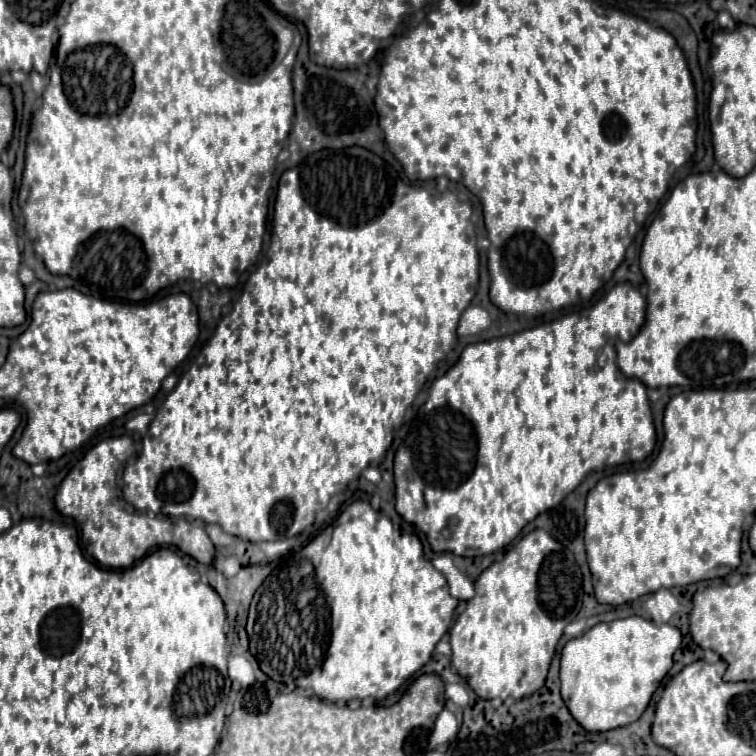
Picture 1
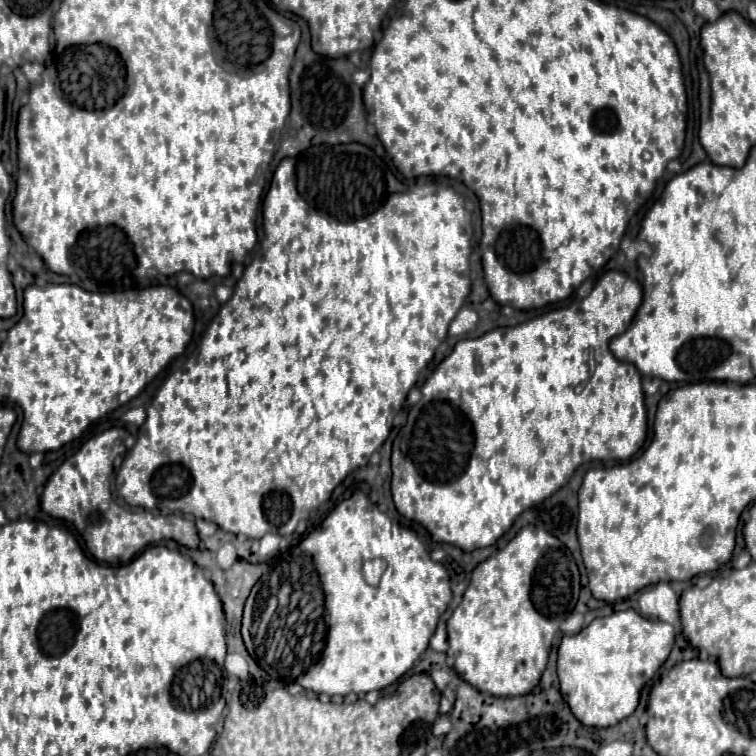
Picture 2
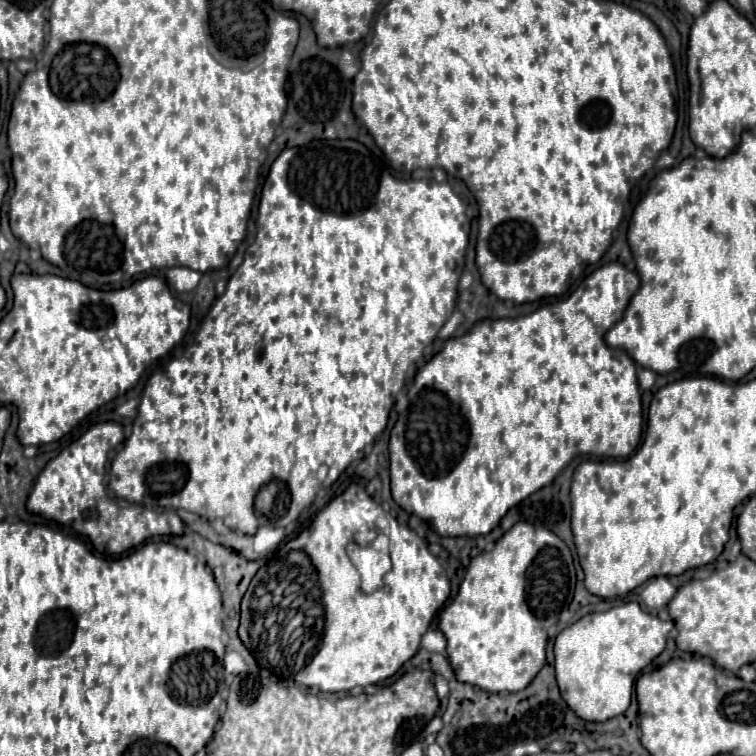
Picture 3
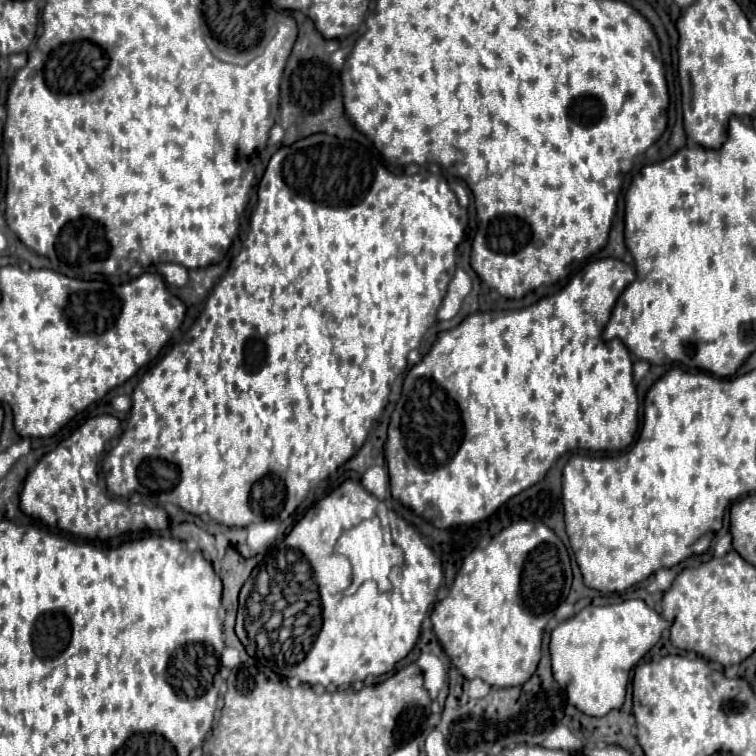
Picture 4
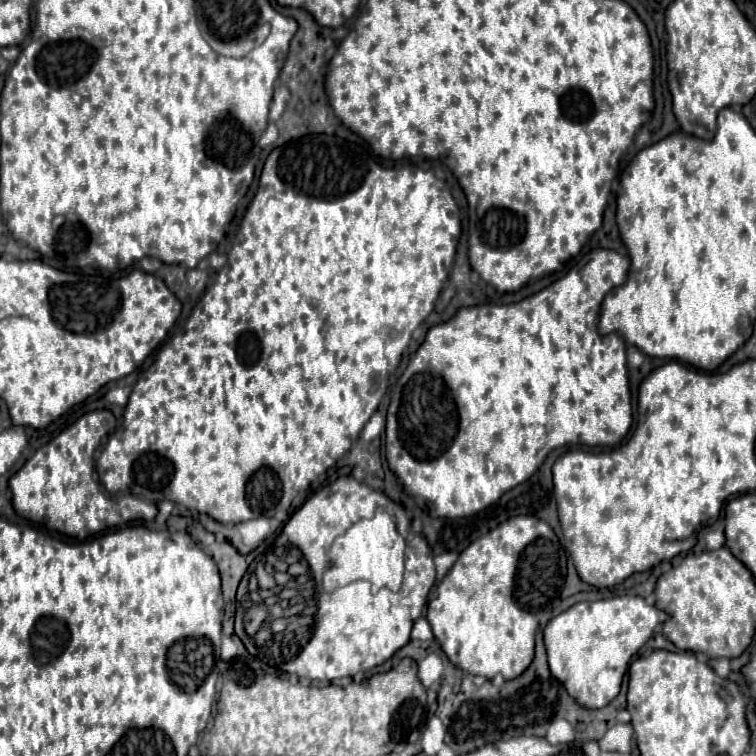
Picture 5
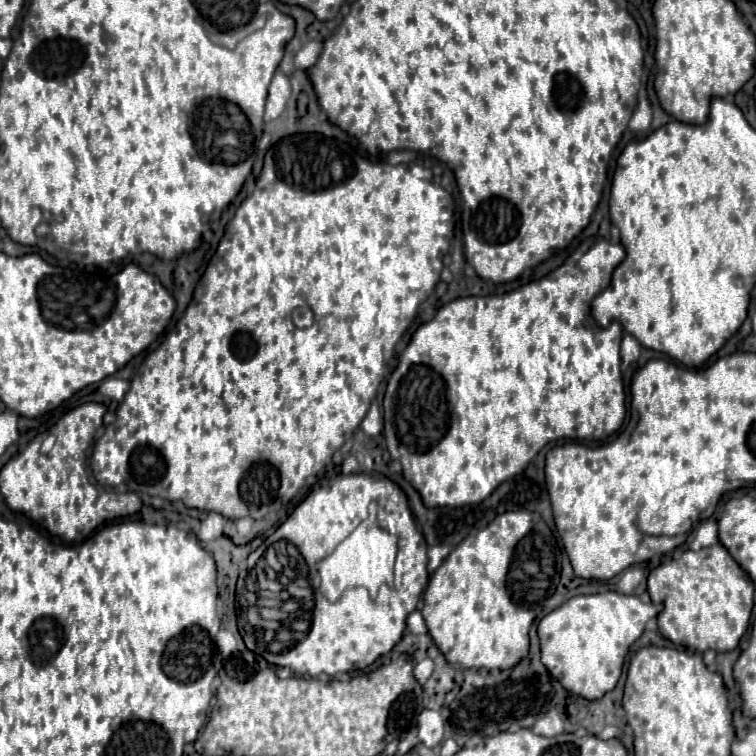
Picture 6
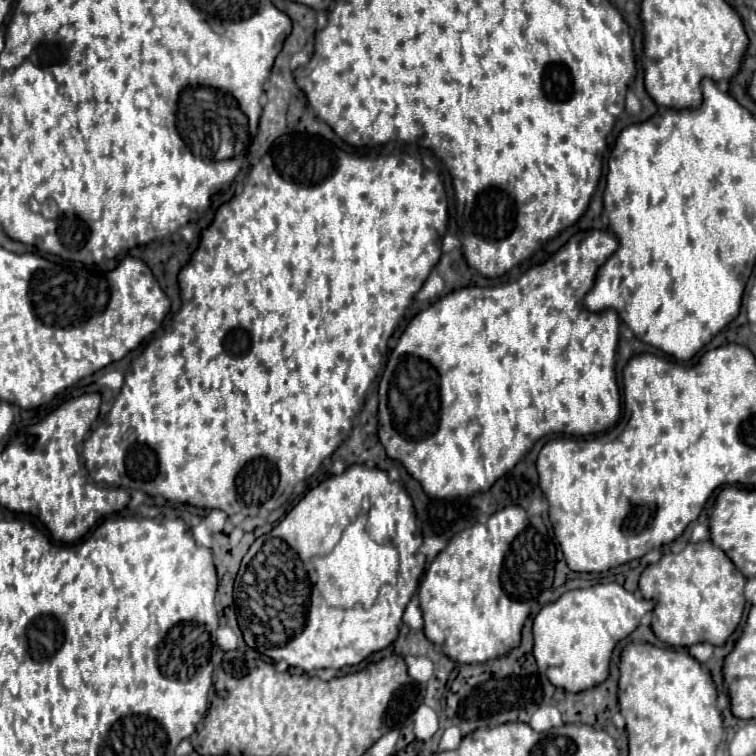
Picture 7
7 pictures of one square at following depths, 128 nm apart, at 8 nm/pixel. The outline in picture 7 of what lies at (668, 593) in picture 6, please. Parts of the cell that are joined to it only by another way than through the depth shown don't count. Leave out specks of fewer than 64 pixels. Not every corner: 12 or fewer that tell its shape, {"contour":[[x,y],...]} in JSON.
{"contour":[[712,542],[671,544],[642,572],[652,632],[722,646],[744,612],[740,570]]}

